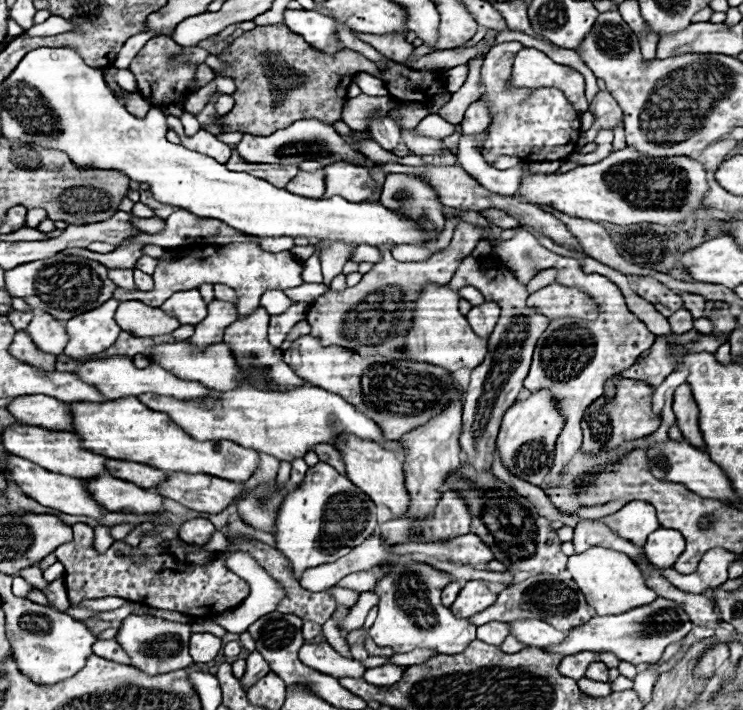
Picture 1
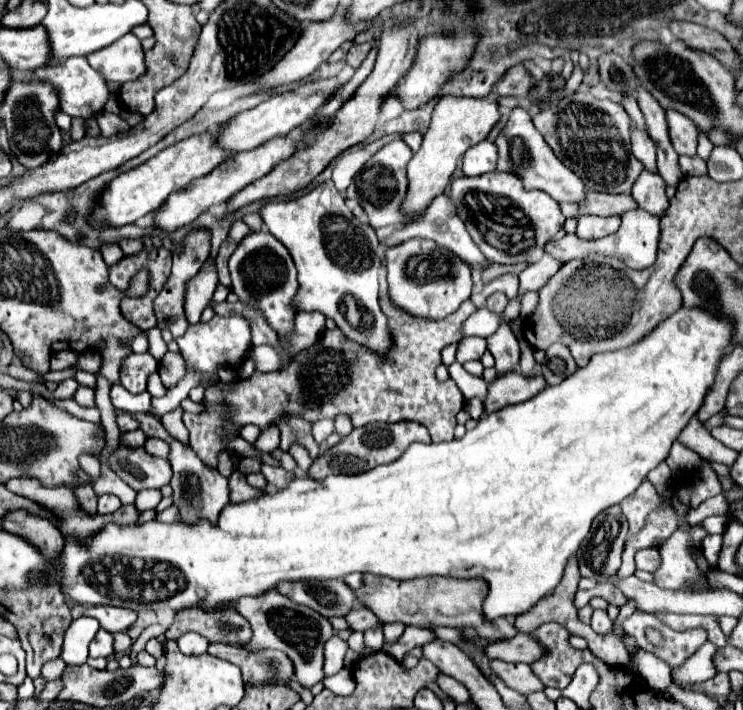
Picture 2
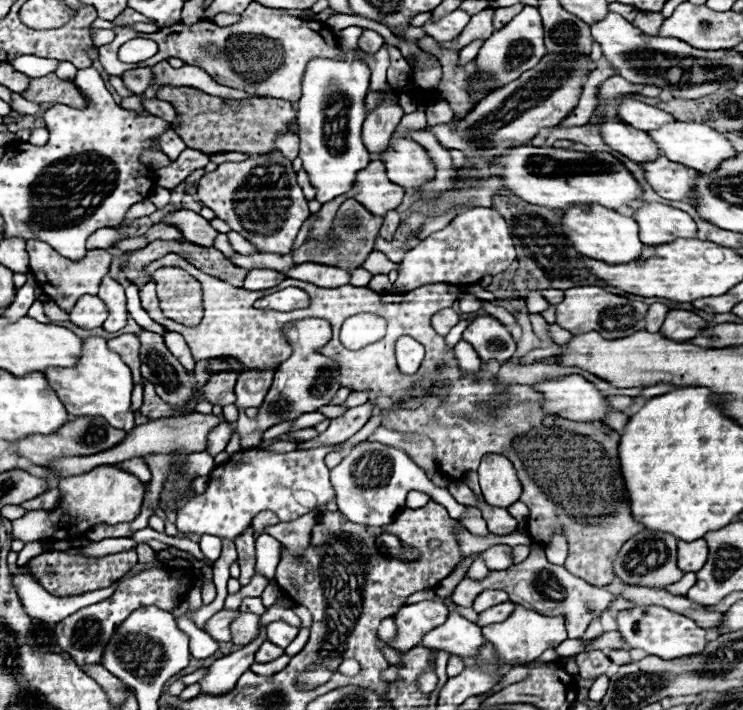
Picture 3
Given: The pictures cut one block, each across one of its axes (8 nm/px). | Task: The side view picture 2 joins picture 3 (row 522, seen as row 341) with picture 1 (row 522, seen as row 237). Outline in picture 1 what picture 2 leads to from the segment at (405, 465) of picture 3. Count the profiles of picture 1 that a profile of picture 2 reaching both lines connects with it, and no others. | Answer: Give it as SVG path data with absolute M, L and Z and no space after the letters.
M318 462L308 468L304 480L296 490L288 492L278 508L276 518L276 548L288 558L294 578L302 578L304 570L316 568L328 562L336 562L344 554L358 546L376 528L376 506L358 490L346 476L340 476L330 464Z

